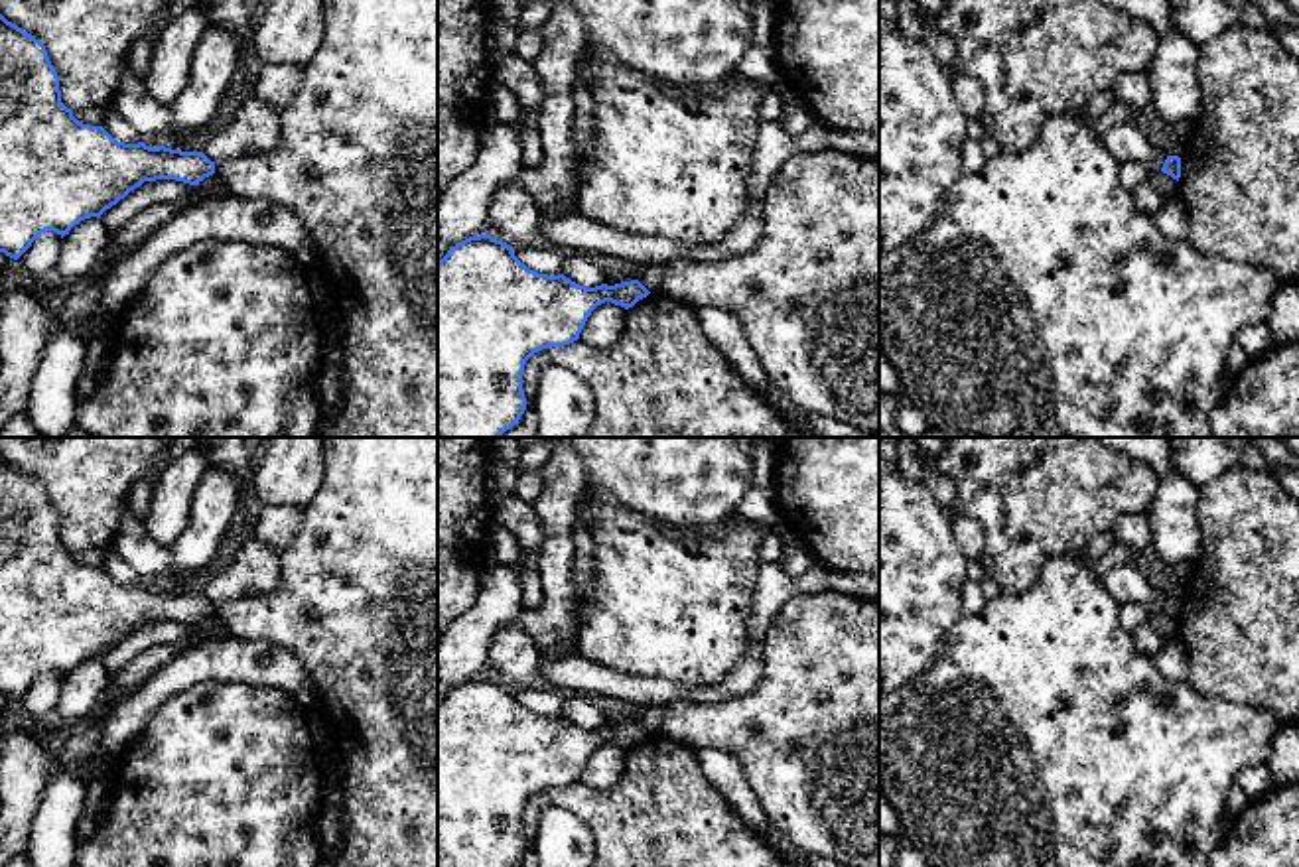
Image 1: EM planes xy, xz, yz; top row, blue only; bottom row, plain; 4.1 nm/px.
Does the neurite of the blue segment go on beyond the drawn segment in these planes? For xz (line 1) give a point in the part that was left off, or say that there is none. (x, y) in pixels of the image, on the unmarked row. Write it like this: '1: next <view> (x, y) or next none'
1: next none

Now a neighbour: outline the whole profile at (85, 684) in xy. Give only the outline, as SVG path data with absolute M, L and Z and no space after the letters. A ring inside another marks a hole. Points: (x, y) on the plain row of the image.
M101 658L75 666L61 684L55 709L71 723L87 719L110 682L110 672Z

